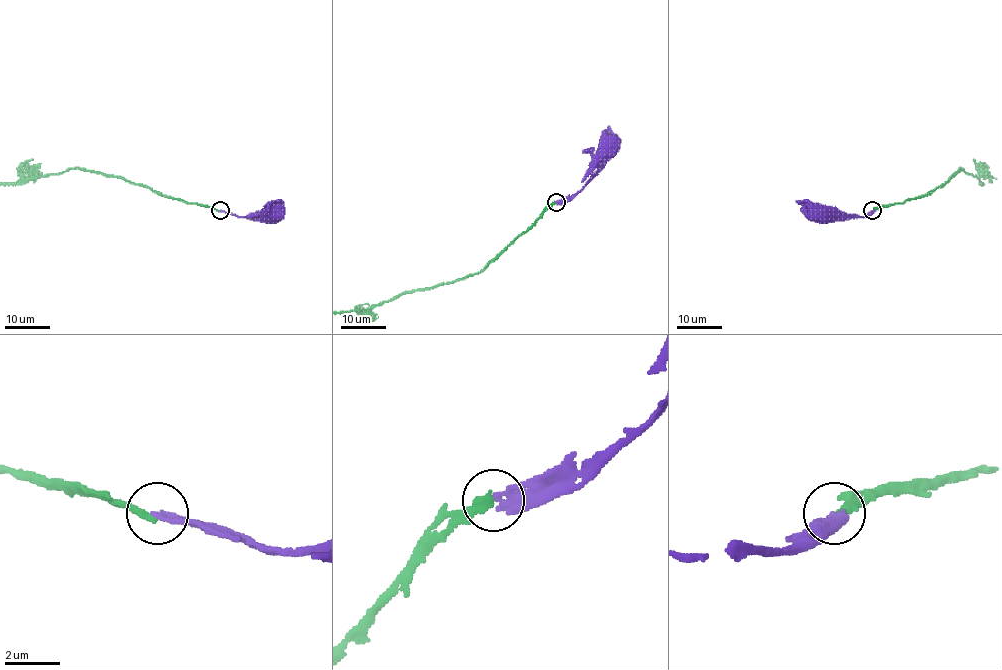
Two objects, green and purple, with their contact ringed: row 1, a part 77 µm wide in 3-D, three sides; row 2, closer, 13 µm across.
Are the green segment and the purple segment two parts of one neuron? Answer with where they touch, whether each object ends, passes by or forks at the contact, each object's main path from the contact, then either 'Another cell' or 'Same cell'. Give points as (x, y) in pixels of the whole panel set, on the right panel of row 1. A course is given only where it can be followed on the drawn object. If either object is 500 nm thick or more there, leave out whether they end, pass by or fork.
Place: (872, 210). At the ring green ends. At the ring purple ends. Course of purple: (872, 210), (865, 216), (818, 215). Another cell

